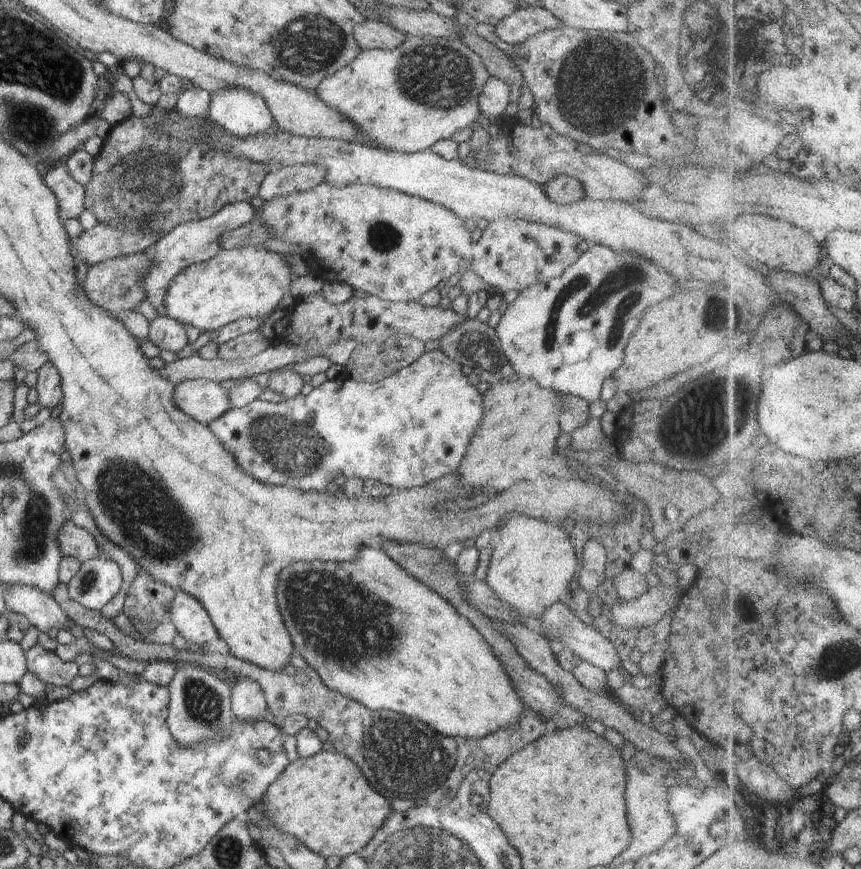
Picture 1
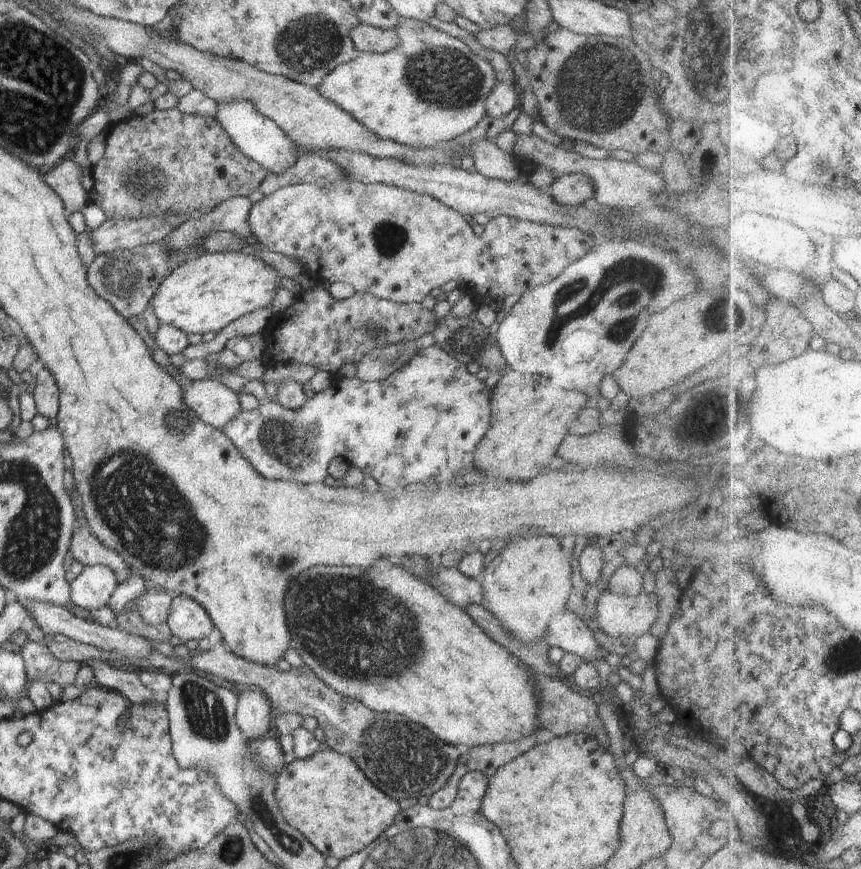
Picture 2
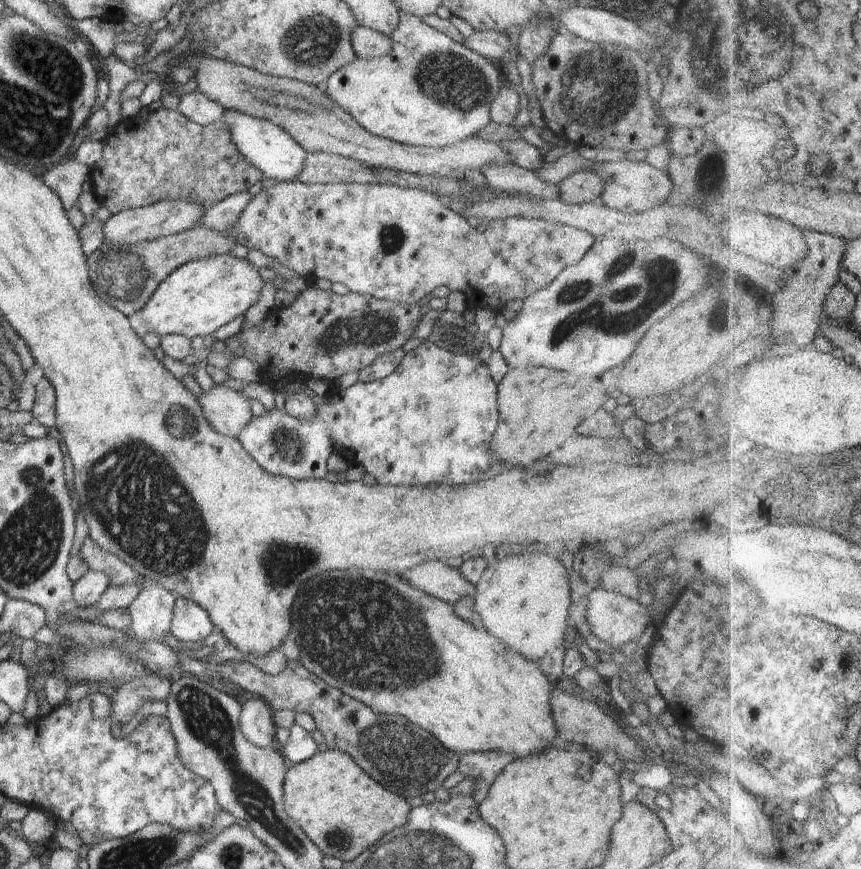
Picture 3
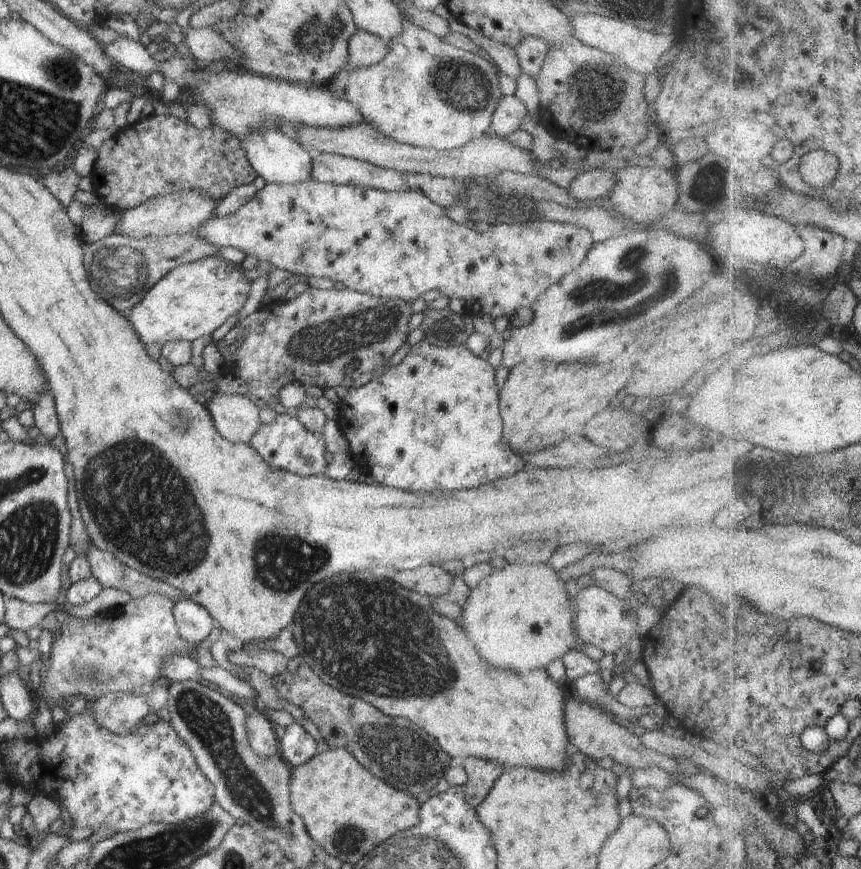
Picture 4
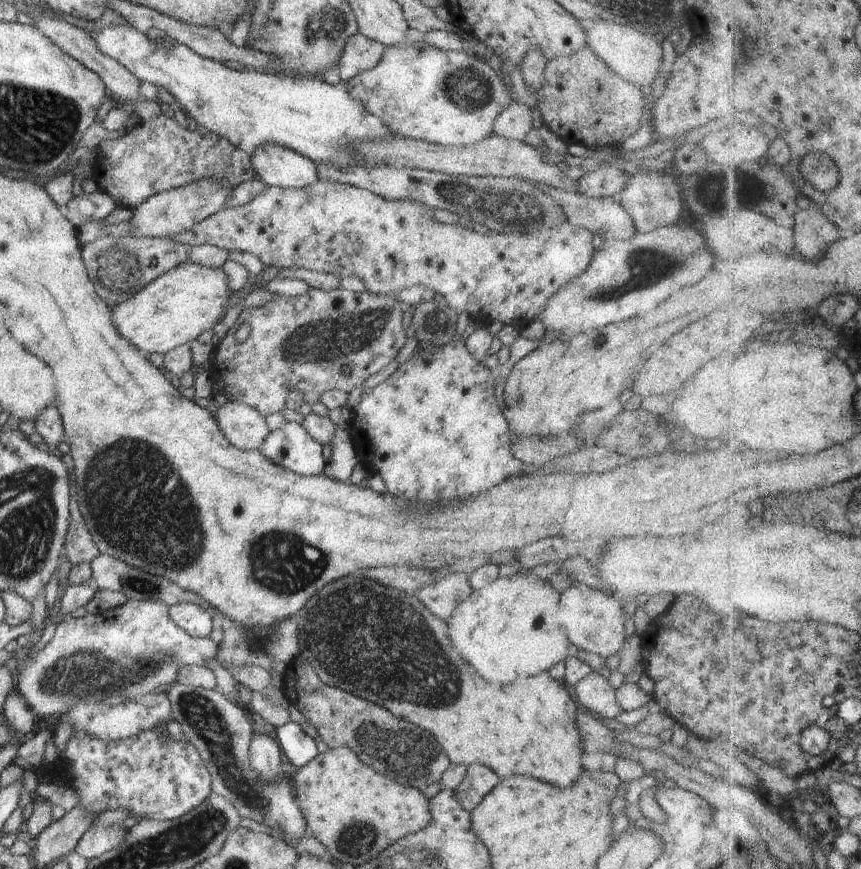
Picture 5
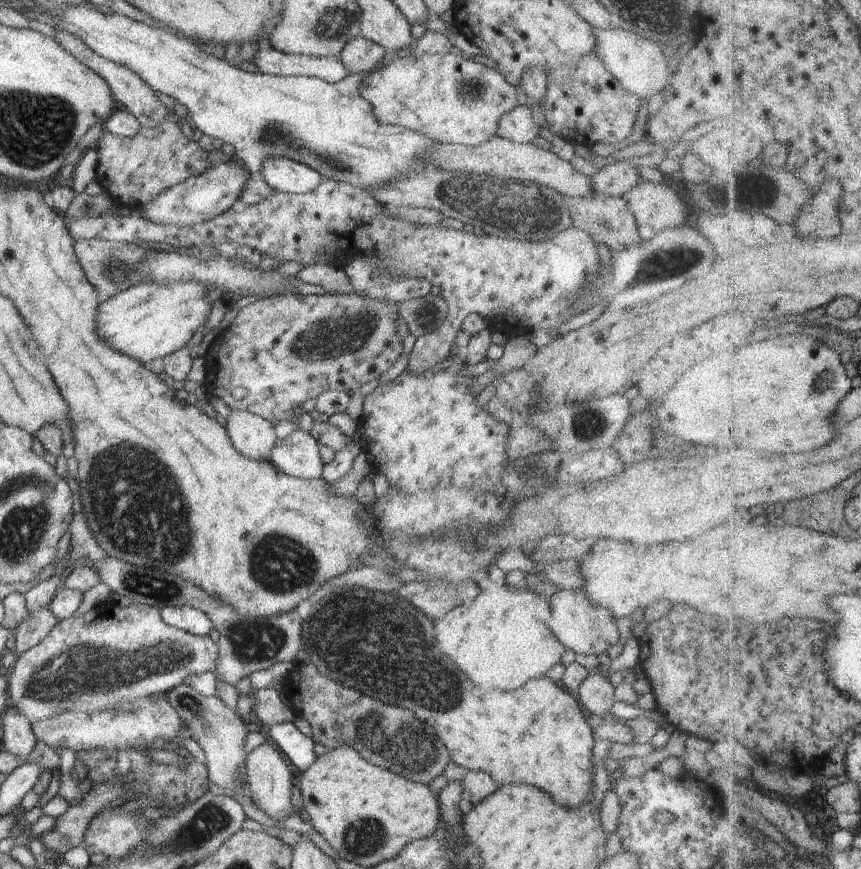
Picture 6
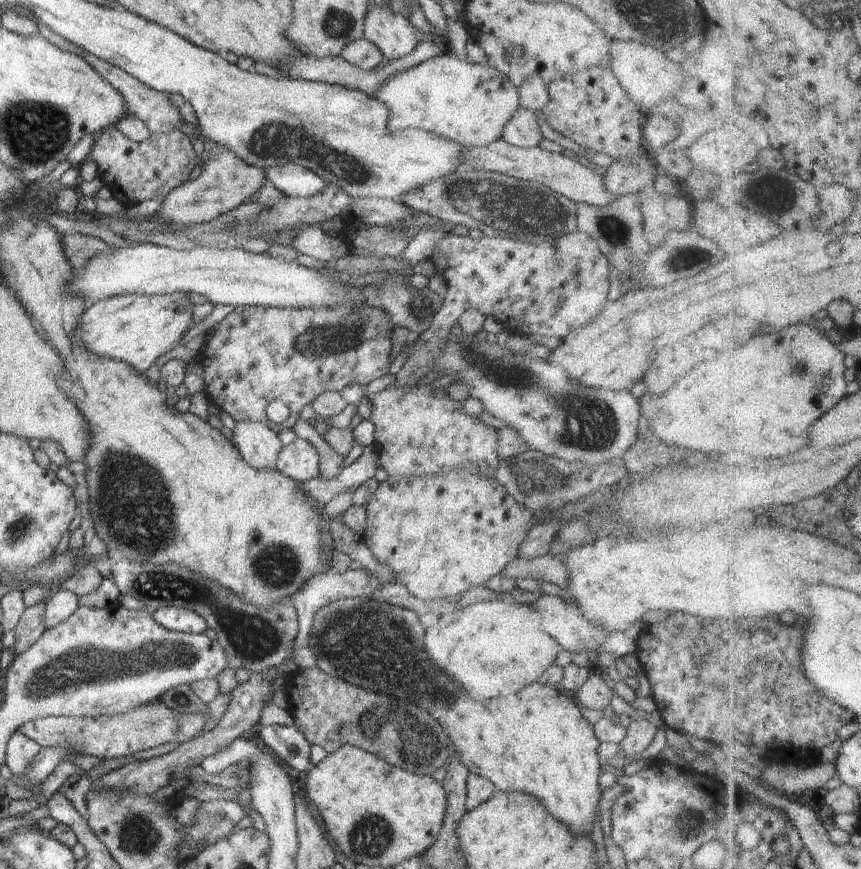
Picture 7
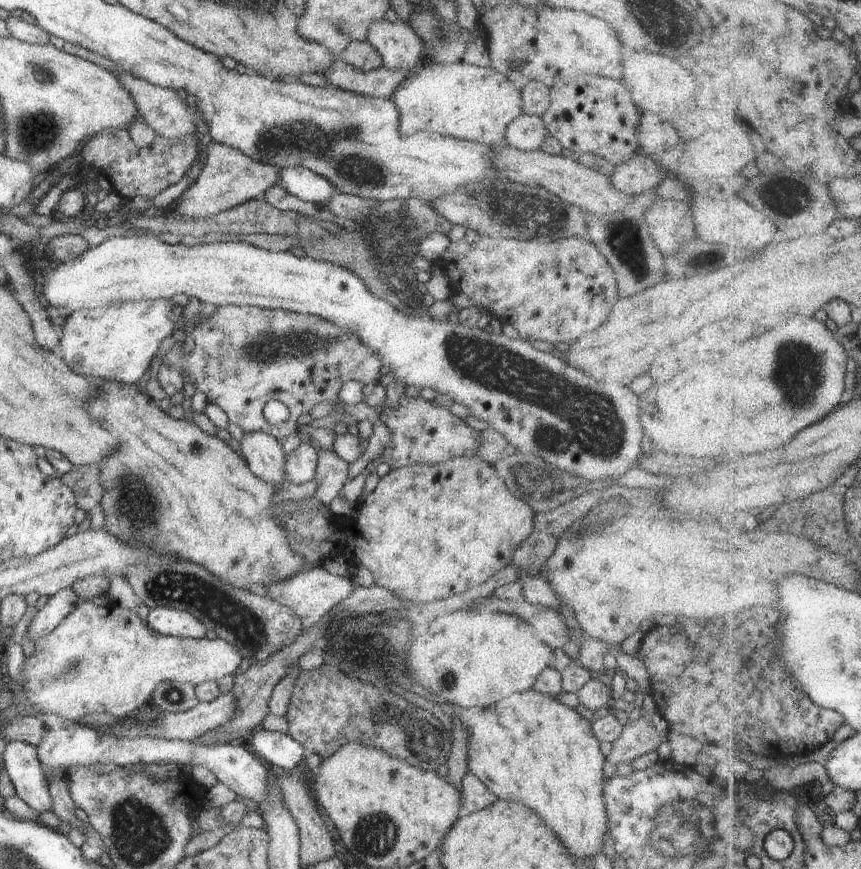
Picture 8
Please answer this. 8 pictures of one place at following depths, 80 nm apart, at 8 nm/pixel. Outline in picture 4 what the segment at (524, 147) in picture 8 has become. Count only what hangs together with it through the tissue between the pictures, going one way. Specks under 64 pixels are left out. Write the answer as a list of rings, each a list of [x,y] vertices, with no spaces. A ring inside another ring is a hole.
[[[505,96],[500,100],[493,114],[491,129],[498,137],[507,138],[516,131],[522,130],[522,122],[528,116],[526,106],[516,96]]]

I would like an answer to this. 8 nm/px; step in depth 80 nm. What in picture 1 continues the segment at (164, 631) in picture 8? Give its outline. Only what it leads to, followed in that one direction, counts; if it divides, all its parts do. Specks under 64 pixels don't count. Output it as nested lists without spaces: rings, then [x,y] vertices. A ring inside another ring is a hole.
[[[184,591],[176,592],[169,606],[168,621],[174,624],[179,635],[199,650],[204,644],[211,644],[218,635],[200,601]]]

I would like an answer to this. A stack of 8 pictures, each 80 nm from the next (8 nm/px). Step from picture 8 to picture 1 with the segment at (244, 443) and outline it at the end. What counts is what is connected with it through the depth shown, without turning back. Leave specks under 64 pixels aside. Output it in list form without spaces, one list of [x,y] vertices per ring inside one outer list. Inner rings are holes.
[[[188,379],[175,384],[171,401],[202,424],[216,420],[233,407],[220,383],[206,379]]]

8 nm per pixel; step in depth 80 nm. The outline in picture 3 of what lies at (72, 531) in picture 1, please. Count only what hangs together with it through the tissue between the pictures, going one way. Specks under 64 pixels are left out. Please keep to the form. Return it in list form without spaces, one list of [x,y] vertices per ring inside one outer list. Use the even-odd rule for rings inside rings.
[[[90,536],[84,539],[78,556],[90,569],[104,573],[110,581],[110,585],[118,586],[140,579],[144,588],[149,582],[149,580],[140,577],[132,567],[122,562],[114,553],[100,548],[100,545],[94,542]]]

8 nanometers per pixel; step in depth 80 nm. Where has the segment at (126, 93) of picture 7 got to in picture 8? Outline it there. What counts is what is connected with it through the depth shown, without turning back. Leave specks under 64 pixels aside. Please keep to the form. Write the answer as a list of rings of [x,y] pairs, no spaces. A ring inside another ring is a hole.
[[[113,72],[113,74],[116,74],[116,78],[120,78],[122,86],[126,86],[126,90],[132,94],[134,104],[138,108],[139,120],[147,123],[152,130],[156,130],[160,137],[176,139],[182,138],[182,136],[198,136],[197,128],[201,121],[200,114],[196,113],[196,109],[194,110],[189,104],[186,104],[184,97],[179,98],[176,90],[155,86],[146,80],[133,77],[129,73]]]

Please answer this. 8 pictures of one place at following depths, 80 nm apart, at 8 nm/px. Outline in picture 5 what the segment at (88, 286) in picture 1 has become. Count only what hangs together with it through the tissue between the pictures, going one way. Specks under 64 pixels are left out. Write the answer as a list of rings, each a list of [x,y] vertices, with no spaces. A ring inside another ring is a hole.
[[[104,236],[93,242],[80,246],[80,256],[87,271],[89,282],[94,286],[96,294],[104,300],[109,308],[132,298],[146,284],[159,278],[172,268],[190,261],[190,246],[178,244],[170,238]]]

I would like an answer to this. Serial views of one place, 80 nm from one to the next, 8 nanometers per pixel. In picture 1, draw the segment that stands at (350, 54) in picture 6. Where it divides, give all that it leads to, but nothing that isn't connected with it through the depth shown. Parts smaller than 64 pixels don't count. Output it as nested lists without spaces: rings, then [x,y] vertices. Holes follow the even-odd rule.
[[[365,19],[364,24],[353,28],[353,35],[362,49],[392,50],[398,48],[406,34],[382,21]]]

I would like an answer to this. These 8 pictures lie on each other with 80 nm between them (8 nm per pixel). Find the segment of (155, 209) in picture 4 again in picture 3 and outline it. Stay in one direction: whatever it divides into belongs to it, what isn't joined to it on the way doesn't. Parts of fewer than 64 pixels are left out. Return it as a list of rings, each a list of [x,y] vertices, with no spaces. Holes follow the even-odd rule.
[[[182,198],[174,201],[160,201],[141,209],[128,209],[112,215],[105,221],[103,224],[103,244],[122,243],[123,245],[133,245],[142,241],[151,241],[168,235],[175,235],[192,229],[196,224],[199,224],[200,217],[205,210],[206,208],[202,204],[182,200]]]

